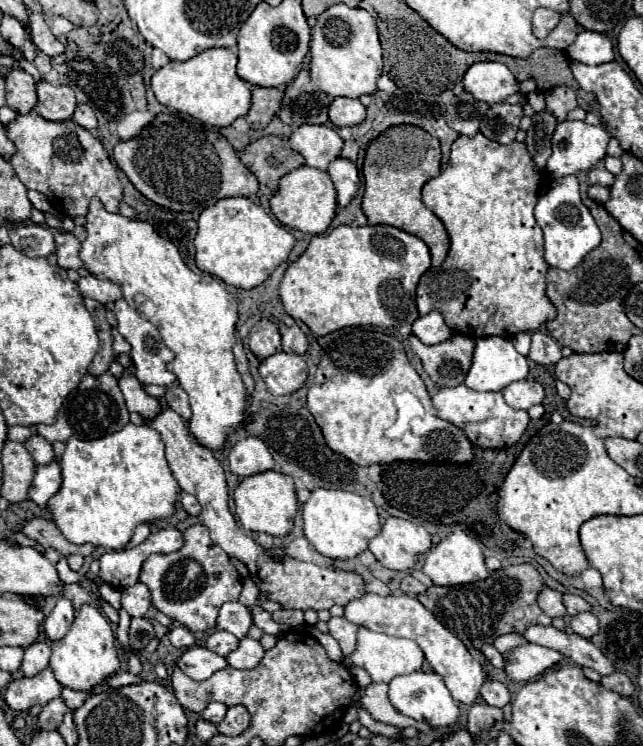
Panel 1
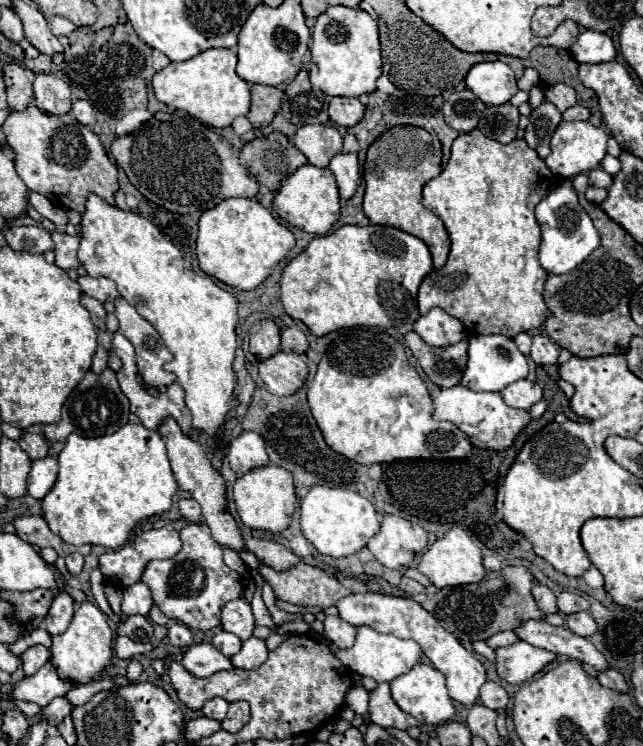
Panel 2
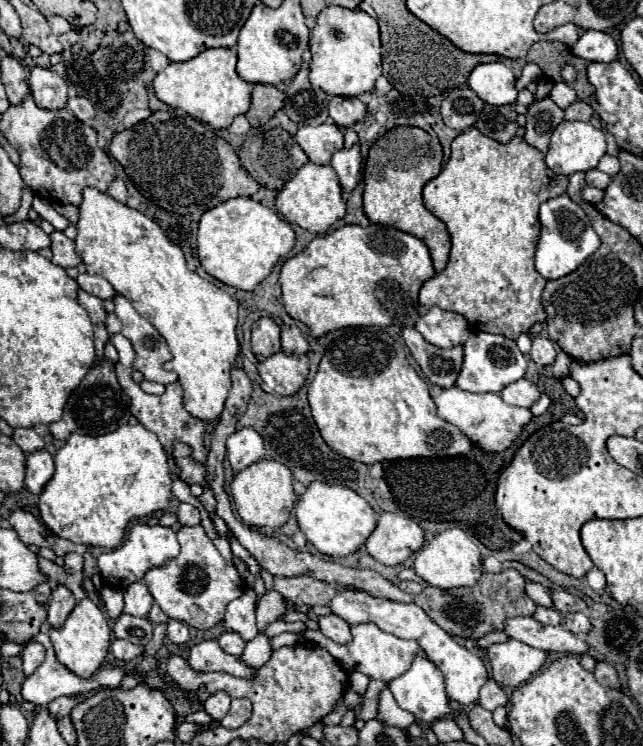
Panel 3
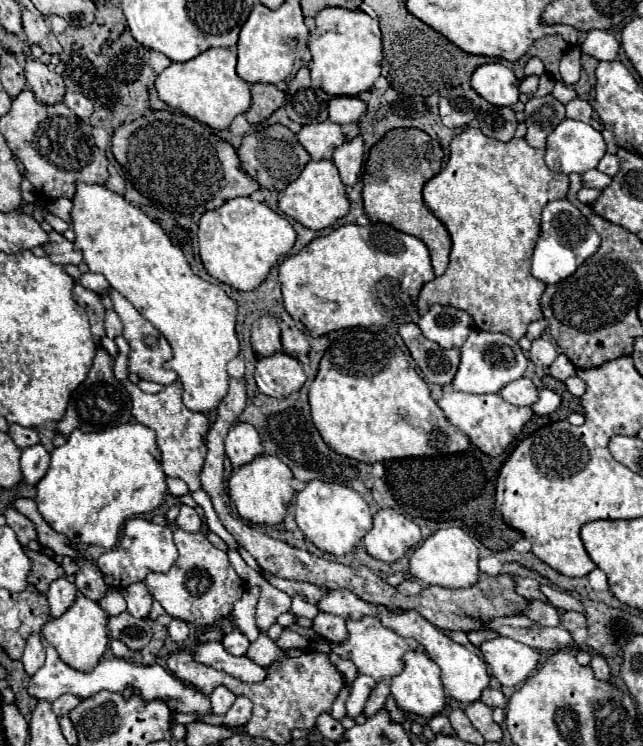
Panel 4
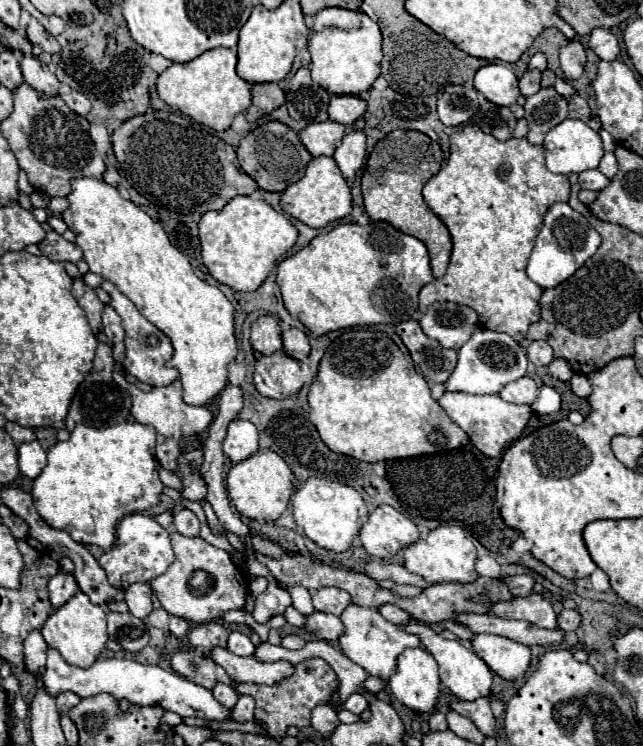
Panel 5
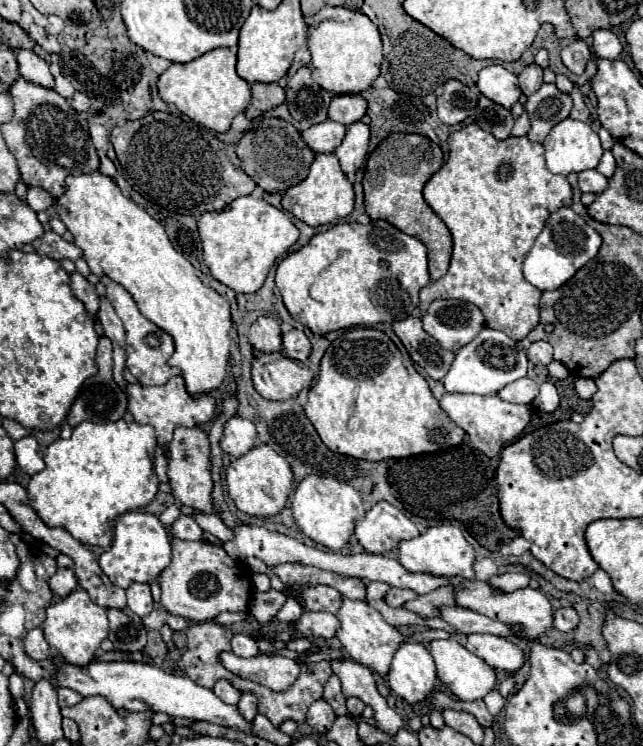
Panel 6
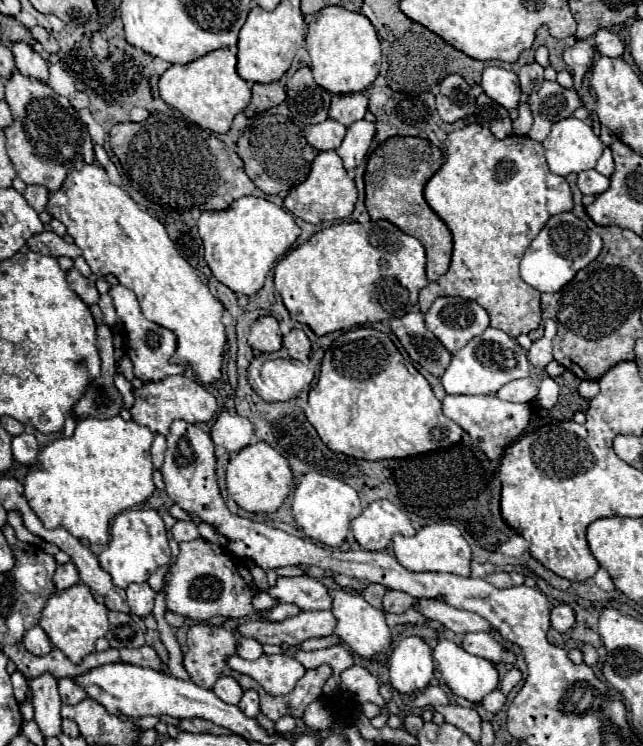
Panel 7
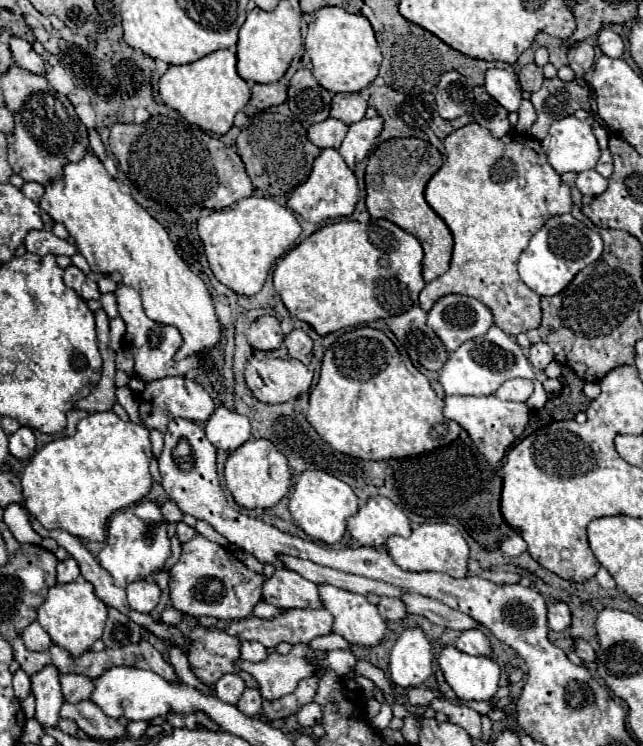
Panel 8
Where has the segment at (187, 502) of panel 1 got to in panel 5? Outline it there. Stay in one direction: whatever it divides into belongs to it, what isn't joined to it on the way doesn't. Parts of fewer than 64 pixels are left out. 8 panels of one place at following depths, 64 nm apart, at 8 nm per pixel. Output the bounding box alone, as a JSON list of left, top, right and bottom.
[174,510,200,538]

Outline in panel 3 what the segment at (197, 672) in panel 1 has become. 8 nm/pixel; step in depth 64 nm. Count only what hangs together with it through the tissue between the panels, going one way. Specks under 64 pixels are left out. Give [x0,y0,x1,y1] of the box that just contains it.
[188,640,258,678]

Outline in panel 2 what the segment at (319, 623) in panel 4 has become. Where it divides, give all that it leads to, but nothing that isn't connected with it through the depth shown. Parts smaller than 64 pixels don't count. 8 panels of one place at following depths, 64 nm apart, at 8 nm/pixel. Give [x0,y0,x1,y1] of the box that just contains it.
[324,616,356,648]

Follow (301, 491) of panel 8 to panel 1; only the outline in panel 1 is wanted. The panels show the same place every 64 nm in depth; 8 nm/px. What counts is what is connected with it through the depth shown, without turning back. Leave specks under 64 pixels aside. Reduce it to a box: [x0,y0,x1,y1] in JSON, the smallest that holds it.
[302,488,380,558]

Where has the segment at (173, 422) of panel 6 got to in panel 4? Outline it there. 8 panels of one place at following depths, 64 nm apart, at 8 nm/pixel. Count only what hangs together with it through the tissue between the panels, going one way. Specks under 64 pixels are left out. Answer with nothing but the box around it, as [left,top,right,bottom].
[114,336,236,548]

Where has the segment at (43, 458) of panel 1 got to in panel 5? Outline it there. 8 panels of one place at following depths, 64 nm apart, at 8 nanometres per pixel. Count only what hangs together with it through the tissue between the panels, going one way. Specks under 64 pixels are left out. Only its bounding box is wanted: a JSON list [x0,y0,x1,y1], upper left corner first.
[6,422,36,444]

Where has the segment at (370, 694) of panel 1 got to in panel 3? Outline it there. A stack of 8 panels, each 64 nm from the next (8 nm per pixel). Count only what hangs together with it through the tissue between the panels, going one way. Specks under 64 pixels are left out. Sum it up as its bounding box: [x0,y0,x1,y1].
[376,688,416,730]

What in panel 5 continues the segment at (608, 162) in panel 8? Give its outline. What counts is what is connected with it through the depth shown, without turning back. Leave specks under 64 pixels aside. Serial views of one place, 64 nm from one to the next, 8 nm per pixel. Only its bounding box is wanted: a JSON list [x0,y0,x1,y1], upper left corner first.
[598,152,618,178]

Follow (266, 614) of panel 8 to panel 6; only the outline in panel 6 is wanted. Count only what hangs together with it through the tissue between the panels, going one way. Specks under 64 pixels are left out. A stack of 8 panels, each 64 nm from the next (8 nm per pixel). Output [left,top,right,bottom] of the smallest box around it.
[276,598,304,624]

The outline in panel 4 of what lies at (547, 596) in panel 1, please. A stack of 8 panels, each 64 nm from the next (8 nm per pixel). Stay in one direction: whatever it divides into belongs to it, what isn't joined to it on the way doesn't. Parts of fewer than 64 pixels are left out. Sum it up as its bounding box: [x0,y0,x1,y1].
[514,578,546,600]

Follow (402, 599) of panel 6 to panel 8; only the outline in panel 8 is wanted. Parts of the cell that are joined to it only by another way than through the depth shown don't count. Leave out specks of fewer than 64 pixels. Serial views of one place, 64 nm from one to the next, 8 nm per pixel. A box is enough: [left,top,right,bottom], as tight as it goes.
[378,598,406,622]

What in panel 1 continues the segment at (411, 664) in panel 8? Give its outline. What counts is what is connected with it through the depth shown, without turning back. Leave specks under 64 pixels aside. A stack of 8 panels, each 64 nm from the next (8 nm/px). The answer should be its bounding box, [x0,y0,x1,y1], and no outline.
[388,670,460,728]

